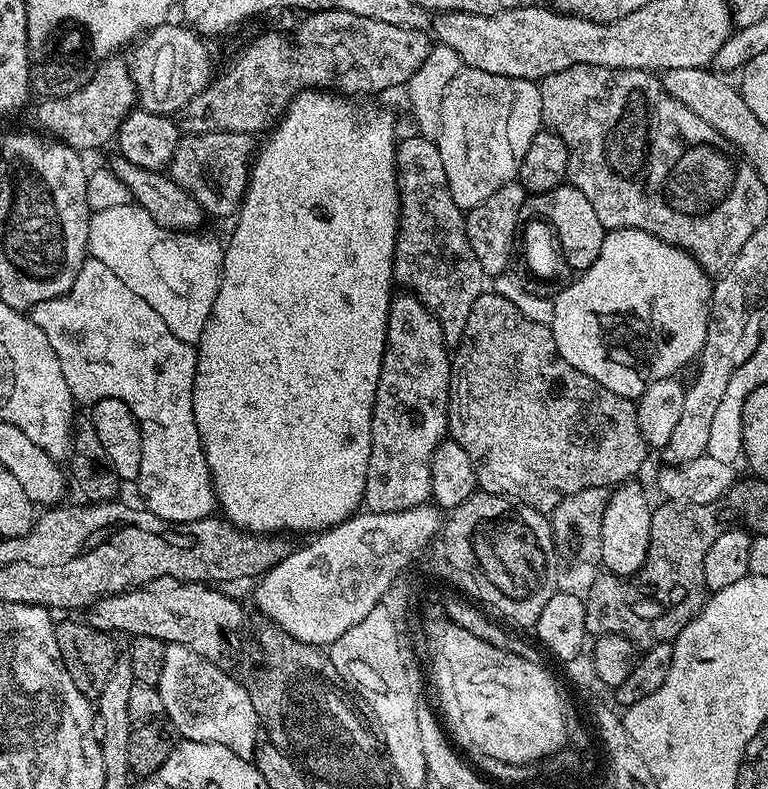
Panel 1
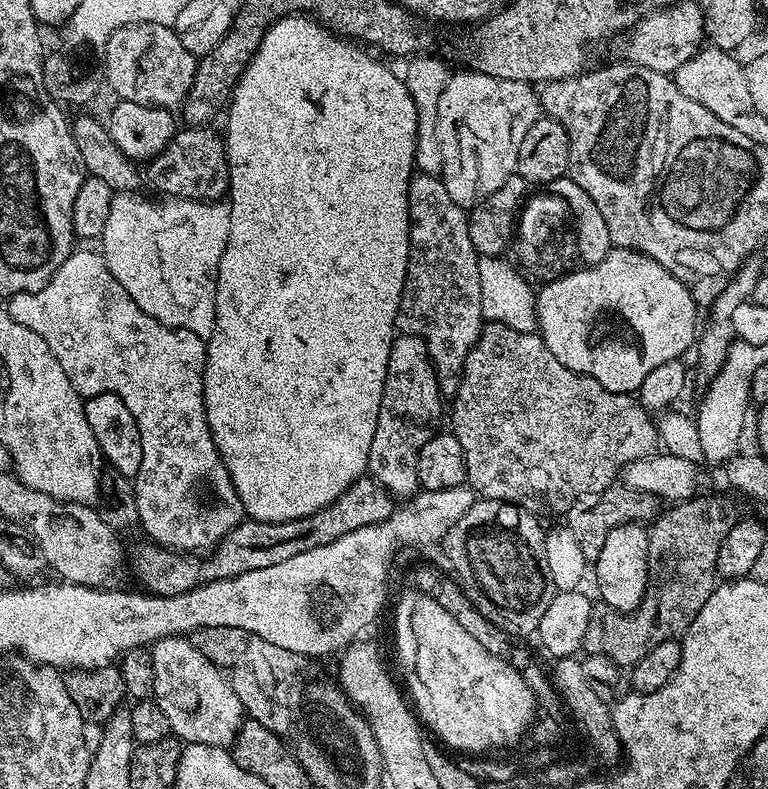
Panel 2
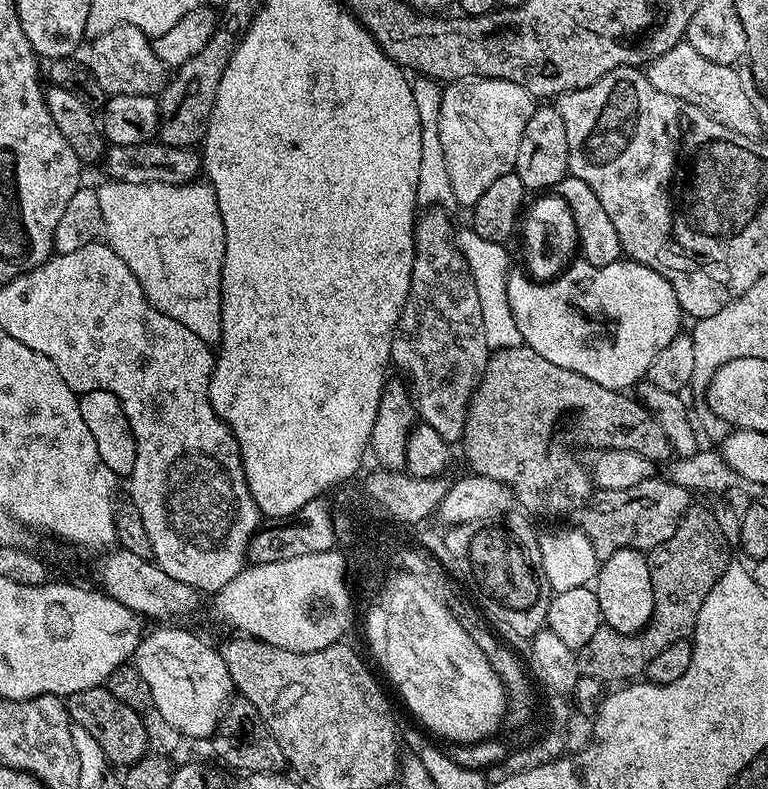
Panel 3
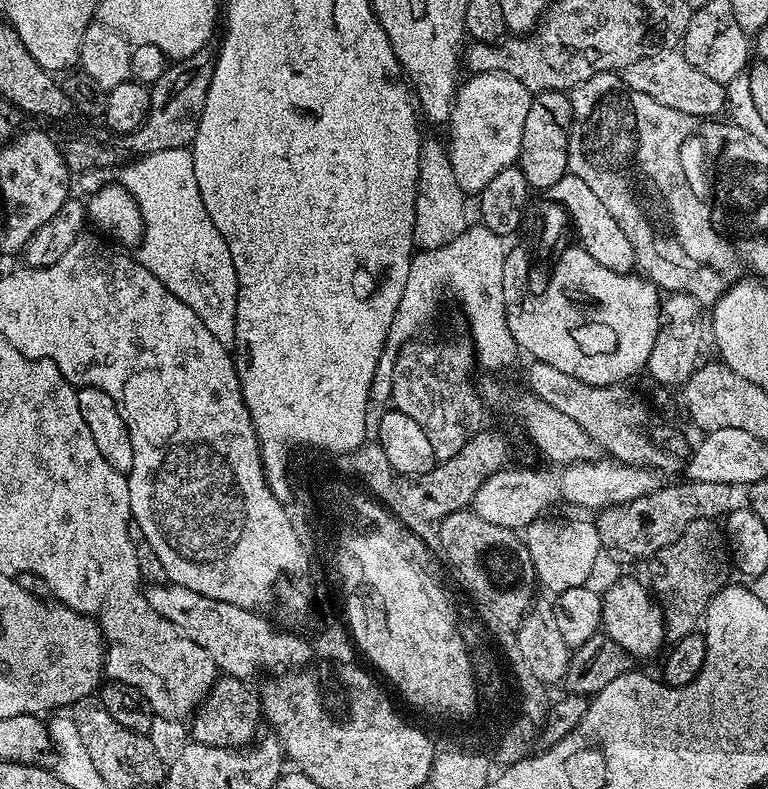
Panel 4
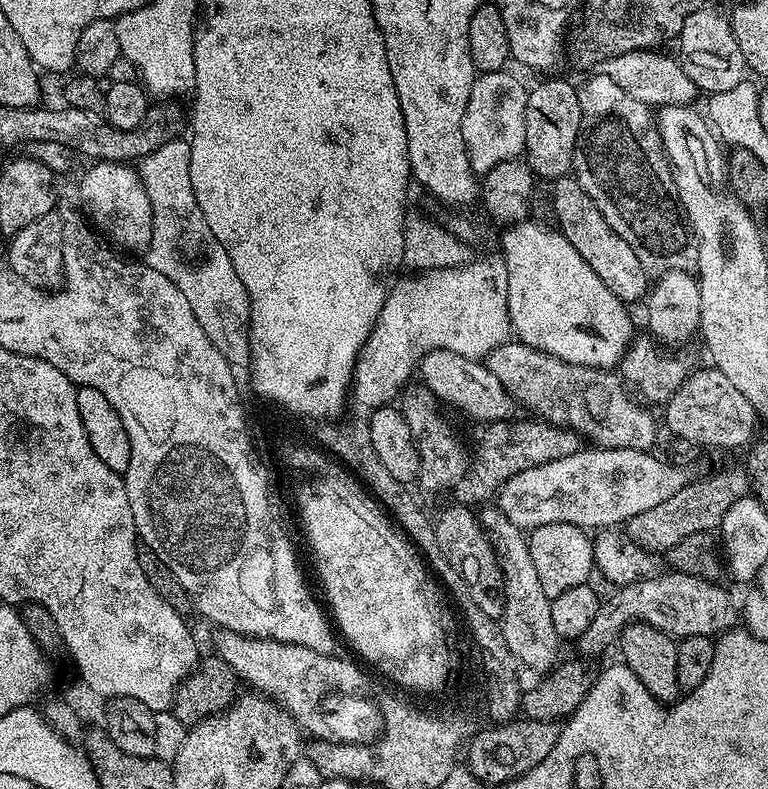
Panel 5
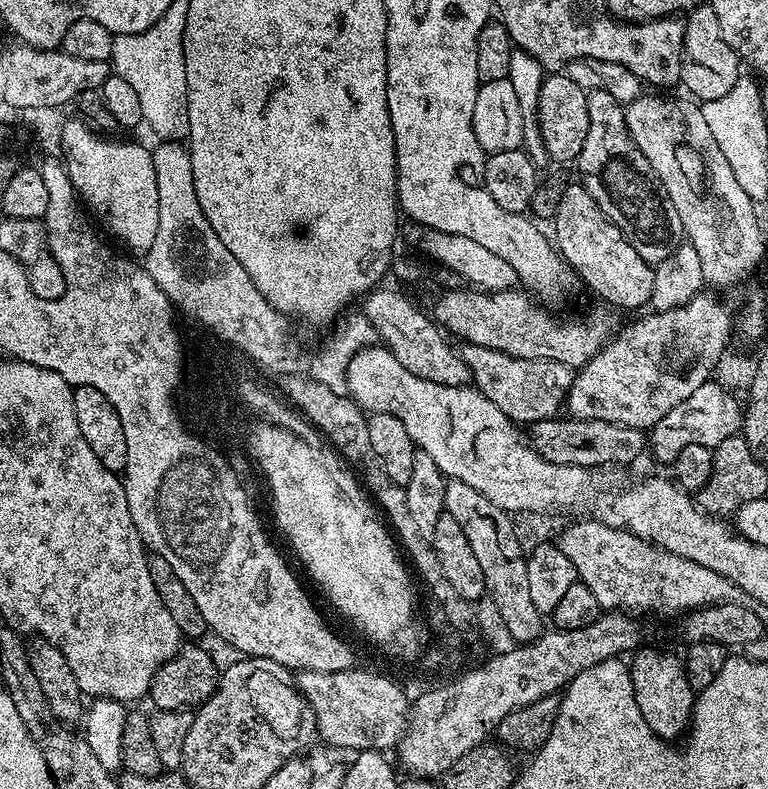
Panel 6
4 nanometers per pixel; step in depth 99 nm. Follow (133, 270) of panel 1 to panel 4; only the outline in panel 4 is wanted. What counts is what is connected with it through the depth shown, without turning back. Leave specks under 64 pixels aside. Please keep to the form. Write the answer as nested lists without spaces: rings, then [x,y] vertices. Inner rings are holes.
[[[144,184],[144,188],[136,188],[136,192],[140,192],[140,201],[137,202],[137,206],[140,207],[141,216],[144,219],[144,237],[138,247],[140,264],[146,266],[146,270],[150,270],[150,274],[154,274],[154,278],[158,278],[158,282],[162,282],[162,286],[166,286],[166,290],[170,294],[174,294],[174,298],[178,298],[186,306],[190,306],[190,310],[194,310],[194,314],[198,314],[198,318],[202,318],[202,322],[206,322],[206,330],[210,330],[210,334],[214,334],[214,338],[218,338],[218,342],[229,346],[235,345],[234,330],[236,329],[236,311],[238,310],[238,278],[234,274],[234,262],[230,258],[230,246],[226,242],[226,238],[222,238],[222,234],[218,234],[218,226],[214,226],[214,222],[210,222],[210,214],[206,214],[202,194],[198,188],[192,188],[192,184],[164,184],[164,188],[148,188],[148,184]]]

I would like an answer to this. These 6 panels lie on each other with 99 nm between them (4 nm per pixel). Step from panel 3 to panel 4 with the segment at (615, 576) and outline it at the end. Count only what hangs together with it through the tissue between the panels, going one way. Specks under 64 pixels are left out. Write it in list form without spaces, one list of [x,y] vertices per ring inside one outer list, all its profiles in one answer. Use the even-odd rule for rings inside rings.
[[[624,576],[602,592],[604,605],[600,622],[603,635],[618,642],[618,646],[622,646],[622,650],[626,650],[636,662],[648,660],[651,656],[659,657],[666,644],[664,609],[654,599],[653,593],[645,588],[634,577]]]

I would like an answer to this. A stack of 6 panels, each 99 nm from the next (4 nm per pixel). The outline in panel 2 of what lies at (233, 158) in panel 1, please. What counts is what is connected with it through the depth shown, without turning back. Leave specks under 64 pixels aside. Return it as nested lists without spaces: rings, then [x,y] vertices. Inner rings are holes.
[[[184,126],[177,131],[176,135],[172,137],[172,141],[166,146],[166,150],[162,150],[154,159],[147,161],[146,167],[143,169],[142,176],[152,188],[157,188],[157,193],[163,194],[168,198],[175,198],[178,200],[202,200],[205,202],[220,202],[227,197],[228,194],[228,159],[224,153],[224,142],[219,131],[211,132],[213,129],[208,126]]]

